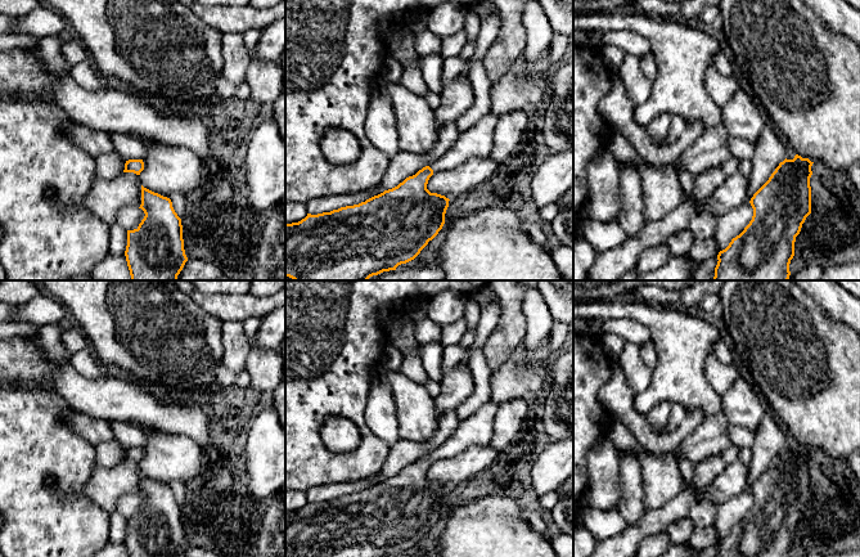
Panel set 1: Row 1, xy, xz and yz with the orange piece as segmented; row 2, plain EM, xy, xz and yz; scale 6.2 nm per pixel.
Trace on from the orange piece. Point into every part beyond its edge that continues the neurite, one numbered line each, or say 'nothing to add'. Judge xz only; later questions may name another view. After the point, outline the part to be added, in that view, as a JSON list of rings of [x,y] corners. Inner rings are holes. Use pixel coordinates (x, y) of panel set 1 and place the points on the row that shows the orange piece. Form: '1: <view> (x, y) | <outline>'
1: xz (478, 140) | [[[486,113],[468,130],[460,132],[456,143],[428,166],[434,172],[454,169],[473,157],[490,157],[495,144],[497,116]]]

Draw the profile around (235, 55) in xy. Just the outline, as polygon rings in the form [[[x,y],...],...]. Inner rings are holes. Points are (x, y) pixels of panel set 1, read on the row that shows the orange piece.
[[[221,33],[222,76],[234,86],[246,80],[251,63],[249,50],[242,33]]]

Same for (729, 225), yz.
[[[748,202],[717,217],[716,230],[712,238],[717,244],[719,252],[725,250],[731,239],[744,230],[752,216],[753,208]]]

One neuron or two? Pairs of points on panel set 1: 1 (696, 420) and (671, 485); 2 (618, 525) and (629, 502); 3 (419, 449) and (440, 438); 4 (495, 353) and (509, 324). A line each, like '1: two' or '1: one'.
1: two
2: two
3: one
4: one

